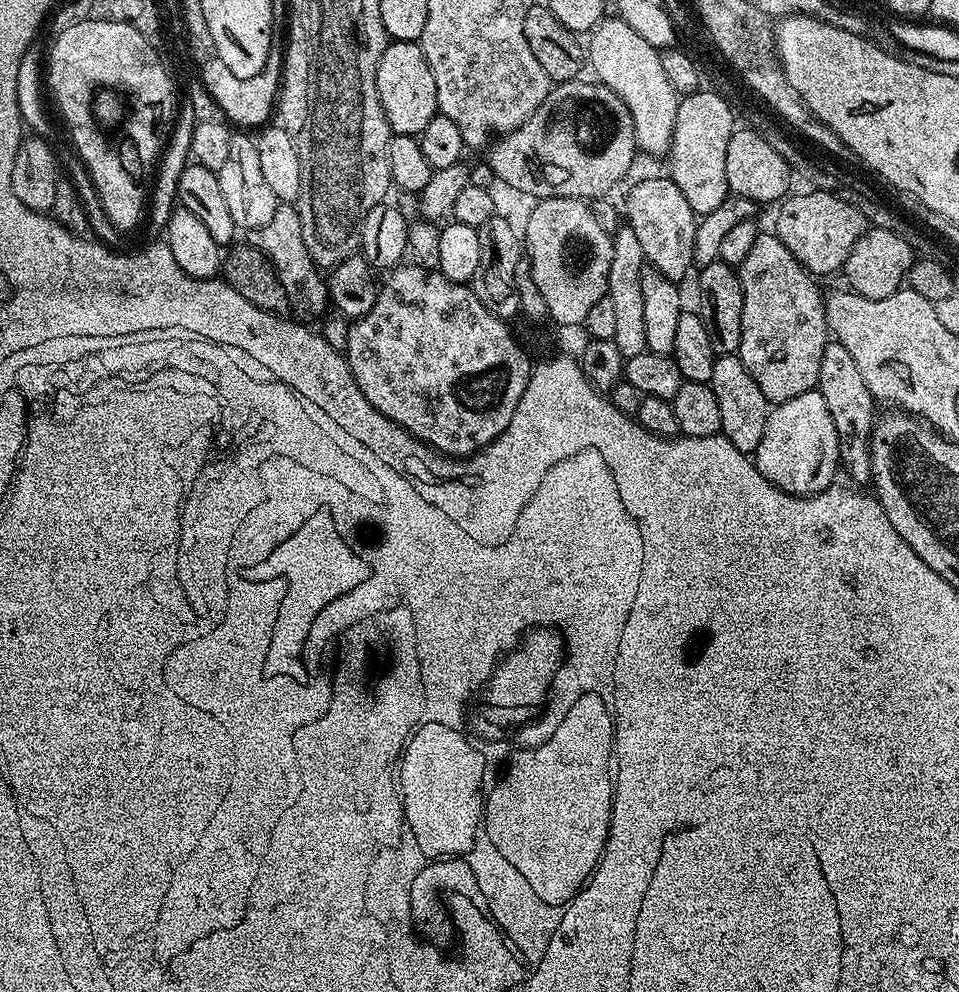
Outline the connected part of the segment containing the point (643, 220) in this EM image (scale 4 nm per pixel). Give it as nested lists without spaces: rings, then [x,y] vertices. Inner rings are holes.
[[[670,178],[664,180],[640,180],[628,192],[628,216],[626,212],[626,223],[634,230],[634,235],[638,238],[638,242],[642,245],[642,254],[645,261],[651,267],[657,268],[663,276],[669,276],[670,279],[680,282],[683,281],[683,276],[687,274],[691,268],[694,268],[694,261],[692,258],[692,251],[694,250],[694,234],[696,233],[696,226],[698,223],[697,213],[693,212],[690,202],[686,202],[686,198],[682,198],[682,190],[678,190],[678,186]]]

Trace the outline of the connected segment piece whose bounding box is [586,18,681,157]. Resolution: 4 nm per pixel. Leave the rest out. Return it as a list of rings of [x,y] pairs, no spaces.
[[[619,18],[601,20],[586,40],[586,60],[596,71],[595,79],[612,90],[630,112],[637,149],[648,156],[663,157],[672,147],[674,118],[678,114],[681,97],[674,86],[670,86],[662,70],[660,53],[657,45],[646,42],[638,30]]]

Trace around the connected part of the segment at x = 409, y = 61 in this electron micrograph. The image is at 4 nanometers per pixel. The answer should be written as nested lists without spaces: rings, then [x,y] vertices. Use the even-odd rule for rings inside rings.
[[[392,40],[384,47],[376,71],[376,85],[386,122],[397,137],[419,137],[438,113],[434,70],[430,70],[430,62],[426,62],[426,54],[417,41]]]

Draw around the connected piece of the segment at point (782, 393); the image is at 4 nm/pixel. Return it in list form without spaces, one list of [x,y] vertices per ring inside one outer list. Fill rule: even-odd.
[[[774,234],[757,235],[754,246],[750,250],[750,254],[746,254],[746,258],[738,266],[740,274],[740,285],[742,286],[742,294],[744,301],[742,302],[742,338],[740,339],[740,351],[738,353],[740,361],[746,366],[746,370],[750,370],[750,374],[754,378],[754,382],[758,382],[758,390],[762,390],[762,394],[773,405],[786,402],[790,398],[798,398],[798,394],[806,394],[813,391],[820,383],[820,367],[822,366],[822,358],[826,346],[830,343],[830,333],[828,330],[828,319],[824,313],[825,297],[820,296],[820,288],[811,272],[808,272],[794,258],[794,254],[790,254],[790,250],[786,250],[786,246]]]

